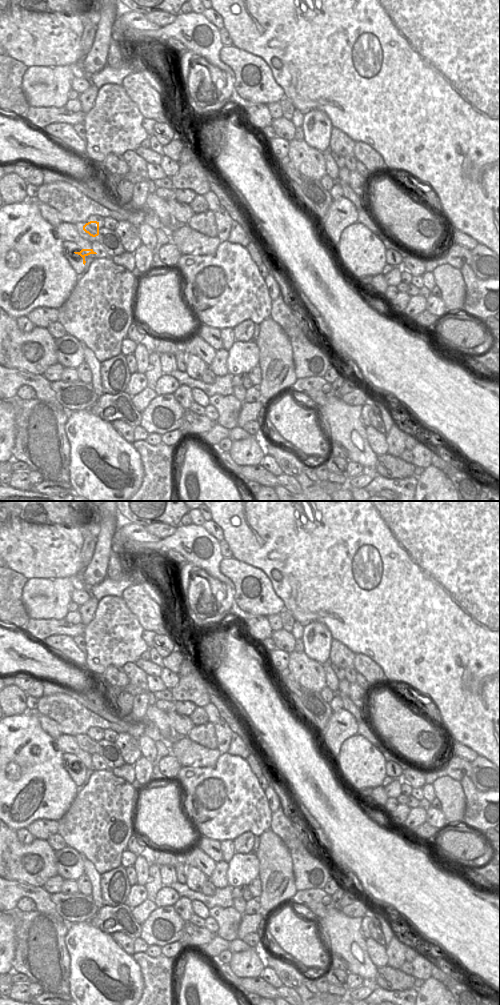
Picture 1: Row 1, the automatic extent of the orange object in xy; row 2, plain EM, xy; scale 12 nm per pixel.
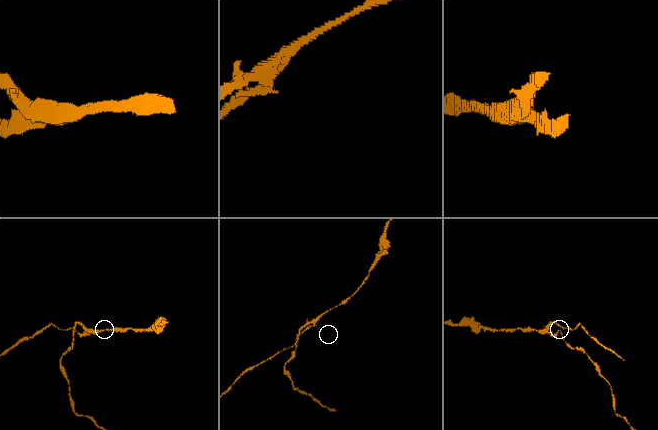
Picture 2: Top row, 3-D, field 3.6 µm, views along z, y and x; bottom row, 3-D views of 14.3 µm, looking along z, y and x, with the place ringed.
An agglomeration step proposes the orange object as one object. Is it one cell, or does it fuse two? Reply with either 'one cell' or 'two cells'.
two cells

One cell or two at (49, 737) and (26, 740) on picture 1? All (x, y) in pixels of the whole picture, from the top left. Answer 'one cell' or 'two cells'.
two cells

